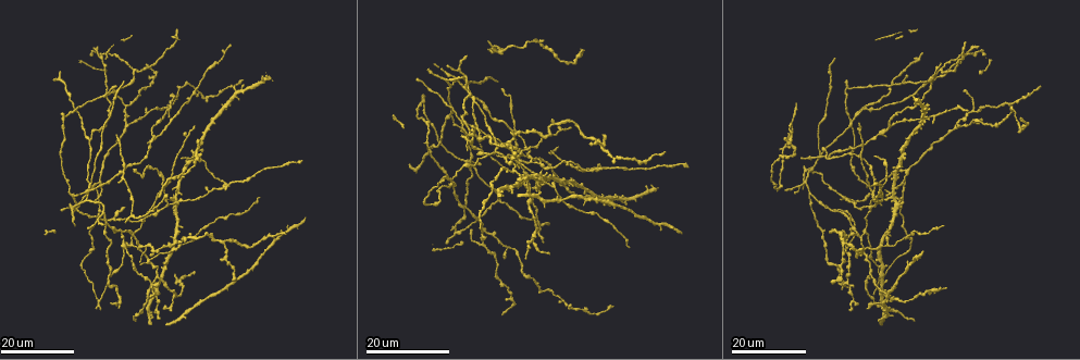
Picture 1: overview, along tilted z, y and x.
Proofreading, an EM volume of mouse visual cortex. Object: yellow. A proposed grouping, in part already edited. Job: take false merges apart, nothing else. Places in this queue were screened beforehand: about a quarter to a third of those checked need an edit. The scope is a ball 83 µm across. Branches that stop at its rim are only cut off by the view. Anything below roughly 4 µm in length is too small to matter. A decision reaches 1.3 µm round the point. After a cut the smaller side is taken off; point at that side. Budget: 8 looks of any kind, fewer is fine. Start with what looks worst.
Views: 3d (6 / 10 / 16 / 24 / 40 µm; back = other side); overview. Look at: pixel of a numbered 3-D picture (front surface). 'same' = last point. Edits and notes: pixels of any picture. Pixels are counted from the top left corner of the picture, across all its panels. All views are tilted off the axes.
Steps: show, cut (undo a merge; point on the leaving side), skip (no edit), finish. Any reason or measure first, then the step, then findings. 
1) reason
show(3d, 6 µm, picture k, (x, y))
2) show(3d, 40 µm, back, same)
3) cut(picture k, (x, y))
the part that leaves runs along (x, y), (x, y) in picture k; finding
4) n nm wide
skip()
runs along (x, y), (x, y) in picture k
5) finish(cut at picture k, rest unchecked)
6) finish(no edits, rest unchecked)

arms part here
show(3d, 24 µm, picture 1, (814, 161))

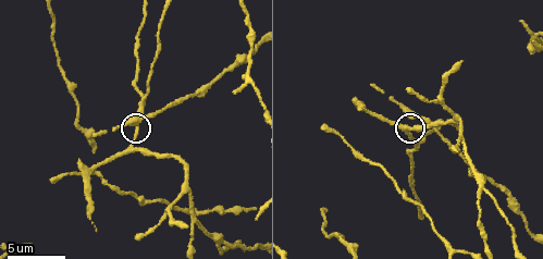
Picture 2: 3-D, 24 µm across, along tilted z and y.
show(3d, 6 µm, picture 2, (410, 137))

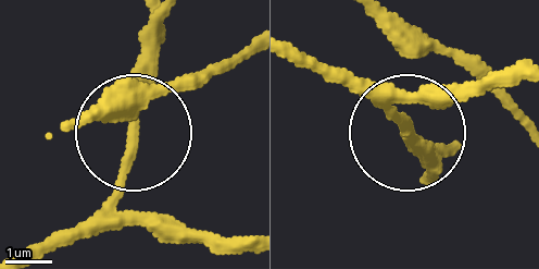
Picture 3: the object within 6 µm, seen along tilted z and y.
show(3d, 6 µm, back, picture 3, (133, 125))

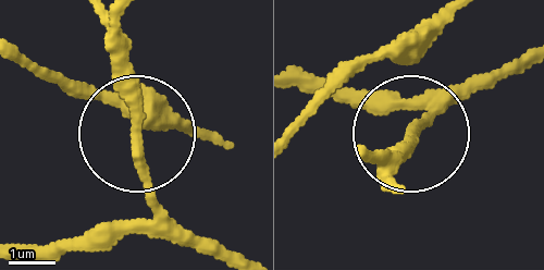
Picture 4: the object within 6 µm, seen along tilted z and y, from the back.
210 nm wide
skip()
continuous, no second neuron

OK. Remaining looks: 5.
show(3d, 16 µm, picture 1, (226, 185))

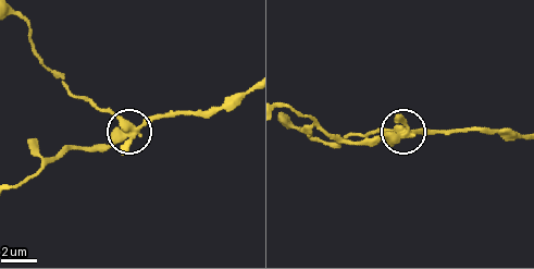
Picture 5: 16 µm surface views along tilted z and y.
closer look
show(3d, 6 µm, picture 5, (123, 118))

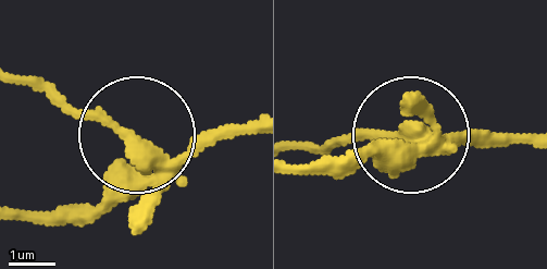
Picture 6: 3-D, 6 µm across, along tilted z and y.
side arm 18 µm
cut(picture 6, (110, 124))
the part that leaves runs along (161, 167), (107, 124), (26, 86) in picture 6; a second neuron is stuck on

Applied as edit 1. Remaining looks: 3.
four arms meet
show(3d, 24 µm, picture 1, (506, 158))

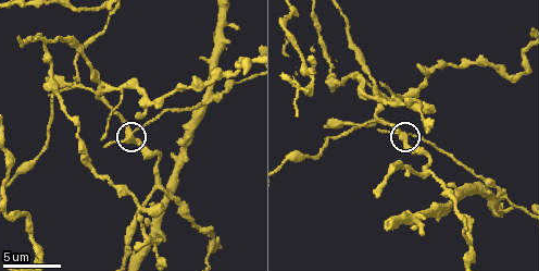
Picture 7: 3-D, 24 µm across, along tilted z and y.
zoom in
show(3d, 10 µm, picture 7, (404, 136))

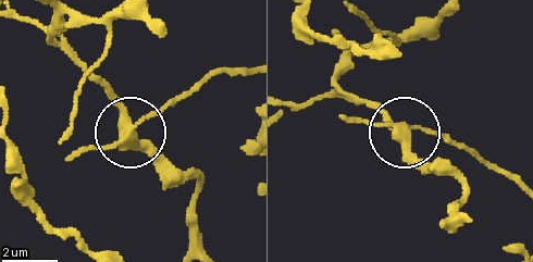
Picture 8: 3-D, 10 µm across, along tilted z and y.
4 arms
cut(picture 8, (86, 151))
the part that leaves runs along (126, 136), (211, 75), (248, 70) in picture 8; a second neuron is stuck on

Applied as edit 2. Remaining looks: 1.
a fork
show(3d, 6 µm, picture 2, (193, 220))

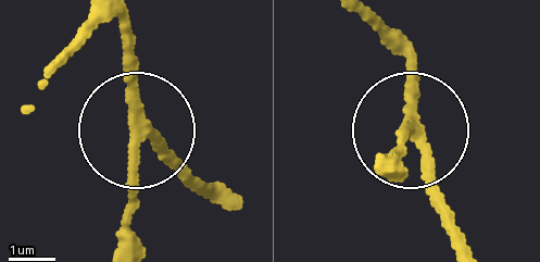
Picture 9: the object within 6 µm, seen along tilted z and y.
skip()
runs along (211, 188), (145, 132), (129, 239) in picture 9; all the same neuron

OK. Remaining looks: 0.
finish(cut at picture 6, cut at picture 8, rest unchecked)

